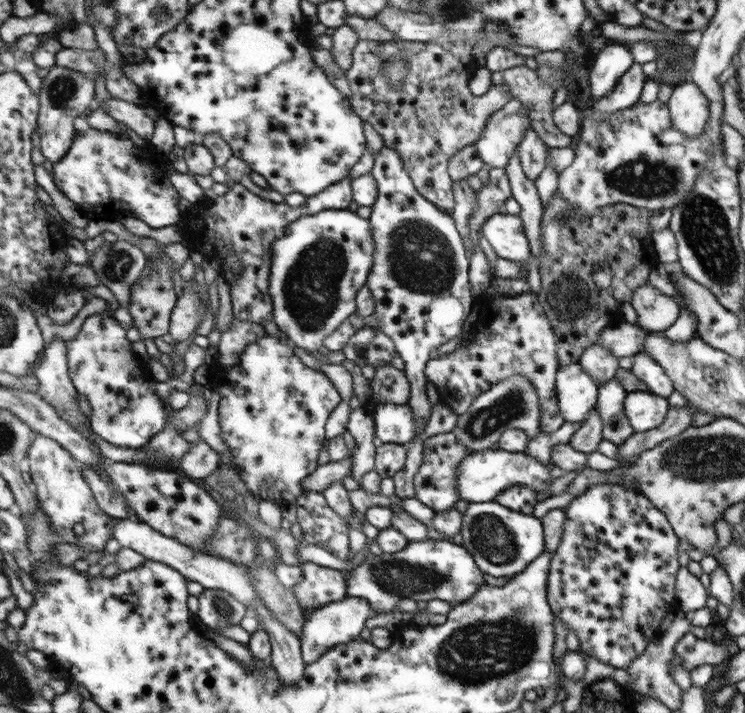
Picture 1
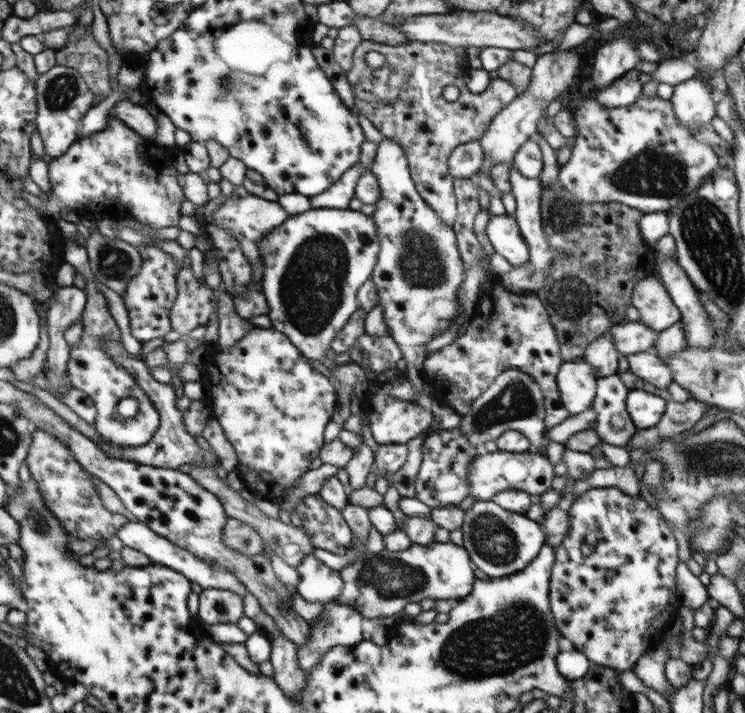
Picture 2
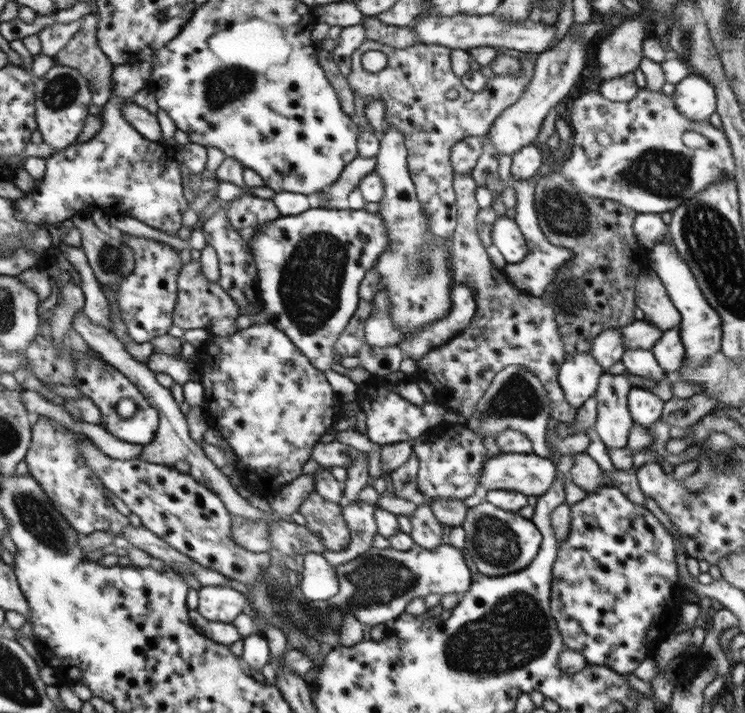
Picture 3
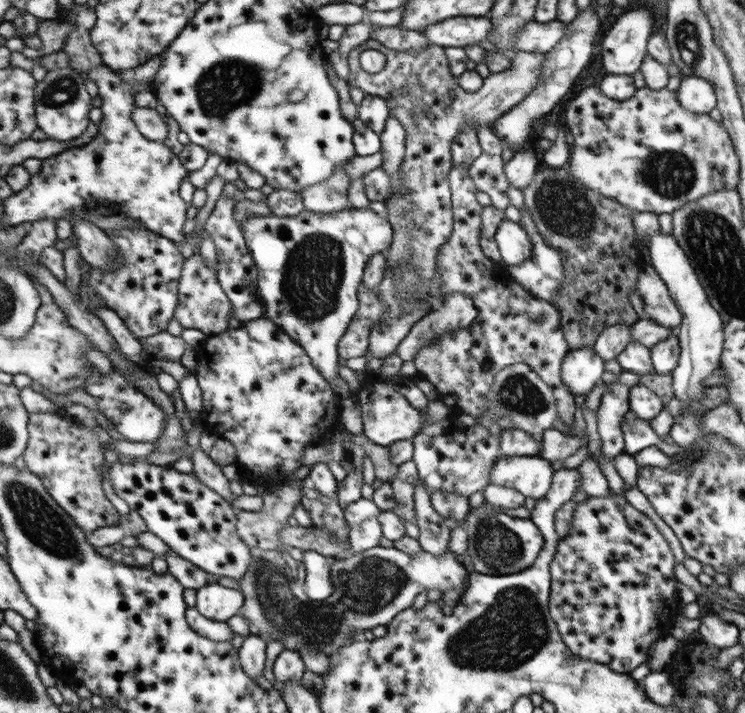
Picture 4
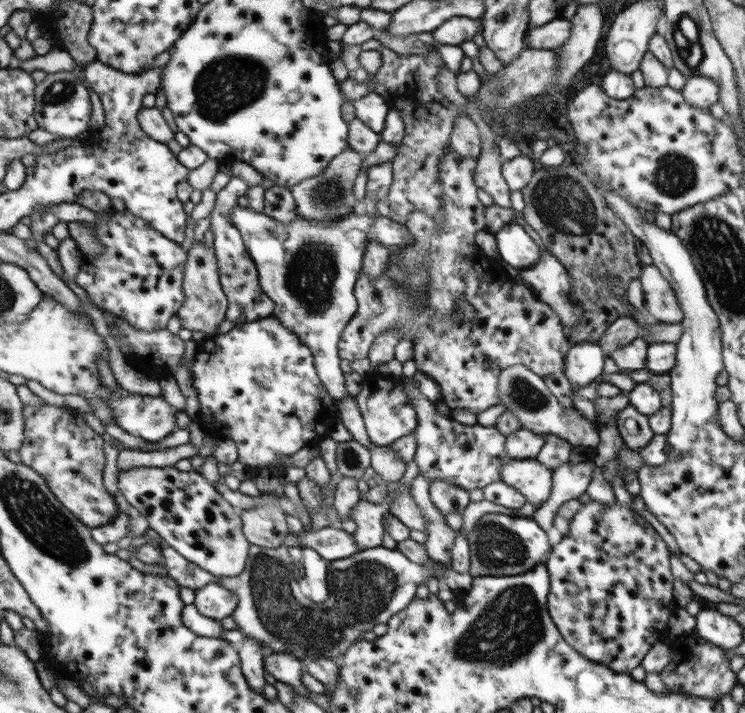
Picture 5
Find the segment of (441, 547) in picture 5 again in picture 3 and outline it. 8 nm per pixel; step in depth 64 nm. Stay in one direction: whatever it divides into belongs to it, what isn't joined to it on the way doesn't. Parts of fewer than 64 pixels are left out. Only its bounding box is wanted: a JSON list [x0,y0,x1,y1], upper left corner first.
[410,500,447,550]

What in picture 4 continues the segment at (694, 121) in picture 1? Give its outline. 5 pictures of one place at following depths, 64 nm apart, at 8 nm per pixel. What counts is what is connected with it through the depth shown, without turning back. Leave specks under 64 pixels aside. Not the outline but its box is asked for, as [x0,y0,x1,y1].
[676,77,718,114]

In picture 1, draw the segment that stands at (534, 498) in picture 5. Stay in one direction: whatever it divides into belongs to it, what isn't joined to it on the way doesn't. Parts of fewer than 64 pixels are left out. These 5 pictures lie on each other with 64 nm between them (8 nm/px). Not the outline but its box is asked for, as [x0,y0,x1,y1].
[456,449,550,503]

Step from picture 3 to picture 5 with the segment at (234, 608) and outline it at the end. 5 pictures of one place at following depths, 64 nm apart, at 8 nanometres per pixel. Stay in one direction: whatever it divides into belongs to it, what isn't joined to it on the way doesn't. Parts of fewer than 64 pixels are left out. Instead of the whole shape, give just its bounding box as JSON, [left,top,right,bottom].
[193,583,238,621]

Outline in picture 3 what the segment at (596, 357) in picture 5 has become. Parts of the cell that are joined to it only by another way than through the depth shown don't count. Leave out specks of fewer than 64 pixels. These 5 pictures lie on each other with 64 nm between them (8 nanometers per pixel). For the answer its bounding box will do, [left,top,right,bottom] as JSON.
[558,351,603,408]

